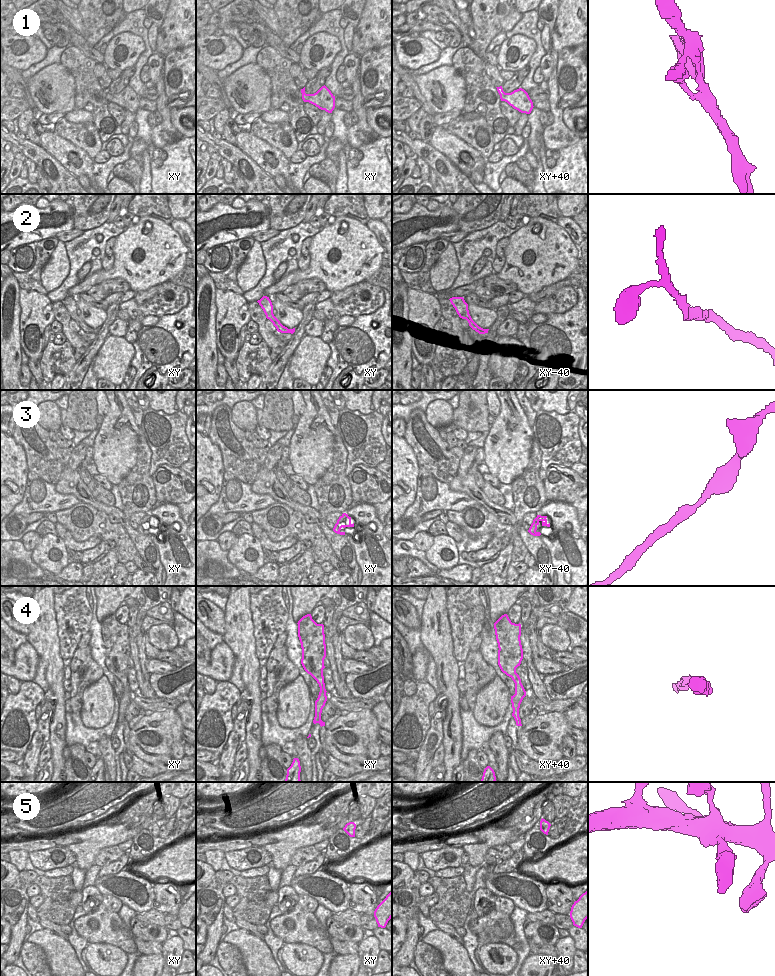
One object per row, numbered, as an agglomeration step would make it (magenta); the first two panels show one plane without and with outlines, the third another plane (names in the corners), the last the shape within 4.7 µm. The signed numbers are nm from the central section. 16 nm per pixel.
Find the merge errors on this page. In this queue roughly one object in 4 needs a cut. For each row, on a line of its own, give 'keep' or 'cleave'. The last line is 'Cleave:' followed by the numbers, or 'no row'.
1: keep
2: keep
3: keep
4: cleave
5: keep
Cleave: 4

